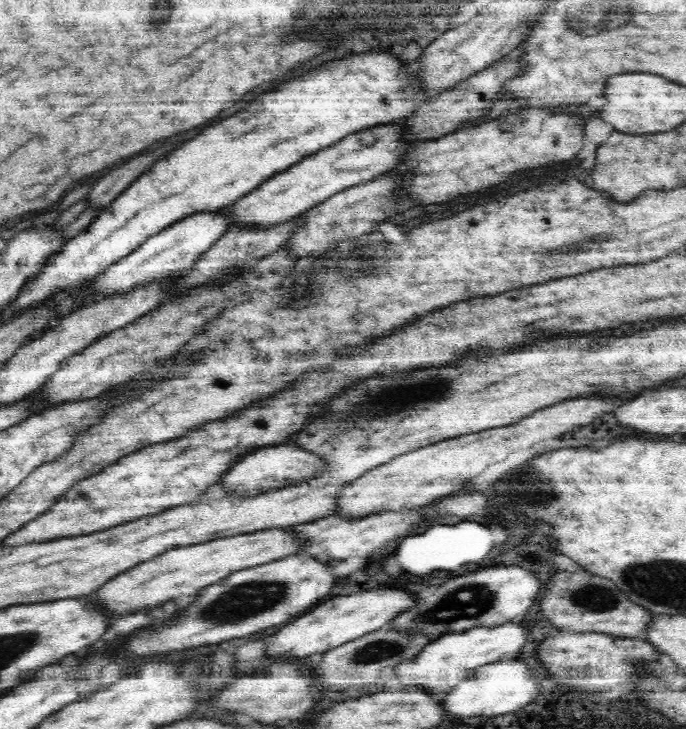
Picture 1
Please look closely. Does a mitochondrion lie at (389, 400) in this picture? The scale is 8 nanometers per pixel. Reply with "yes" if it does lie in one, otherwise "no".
yes

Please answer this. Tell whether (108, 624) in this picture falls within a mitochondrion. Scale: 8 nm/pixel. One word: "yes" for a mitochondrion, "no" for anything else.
no

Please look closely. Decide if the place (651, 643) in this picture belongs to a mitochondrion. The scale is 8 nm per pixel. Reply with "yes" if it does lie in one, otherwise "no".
no

